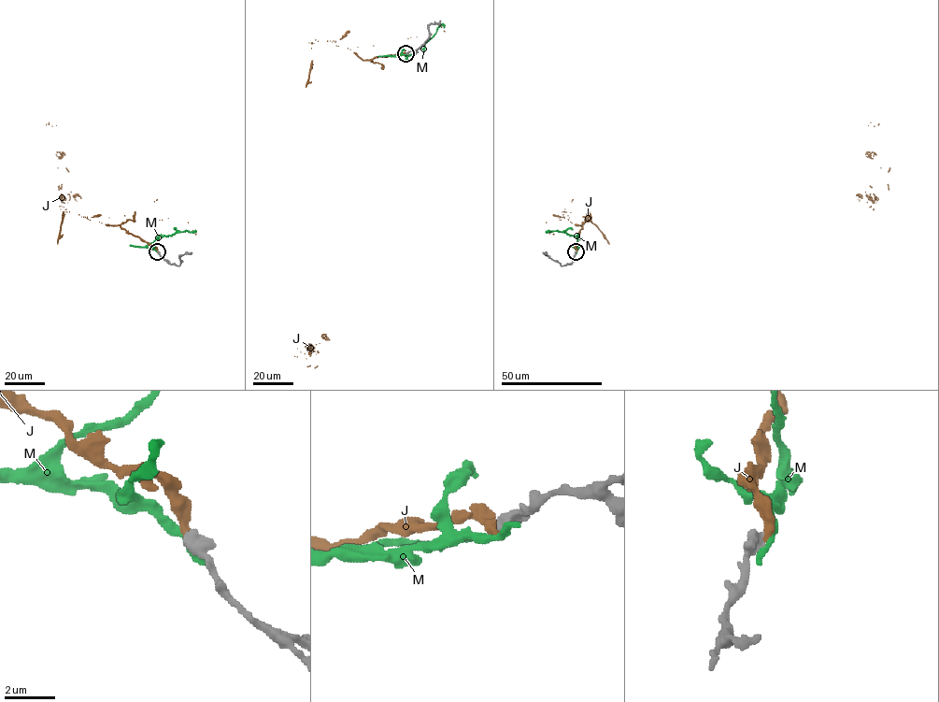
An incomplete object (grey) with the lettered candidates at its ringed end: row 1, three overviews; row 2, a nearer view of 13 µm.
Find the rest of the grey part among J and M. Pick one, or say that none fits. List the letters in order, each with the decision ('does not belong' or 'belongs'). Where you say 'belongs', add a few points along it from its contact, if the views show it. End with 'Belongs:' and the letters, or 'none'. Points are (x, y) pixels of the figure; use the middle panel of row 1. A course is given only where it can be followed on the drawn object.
J: belongs | via (405, 53), (362, 60), (334, 41), (312, 43), (311, 64), (305, 87), (294, 356), (297, 356)
M: does not belong
Belongs: J

